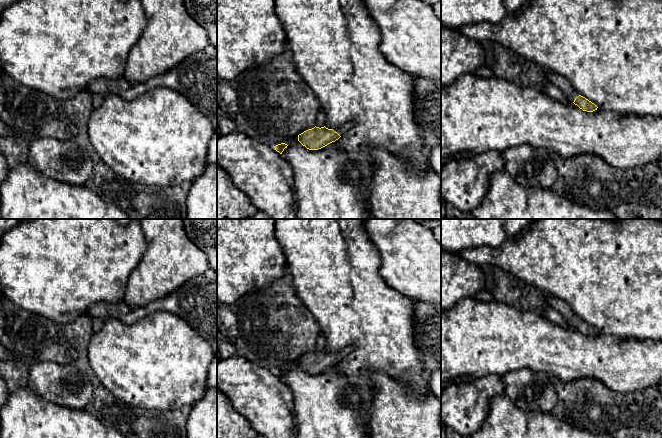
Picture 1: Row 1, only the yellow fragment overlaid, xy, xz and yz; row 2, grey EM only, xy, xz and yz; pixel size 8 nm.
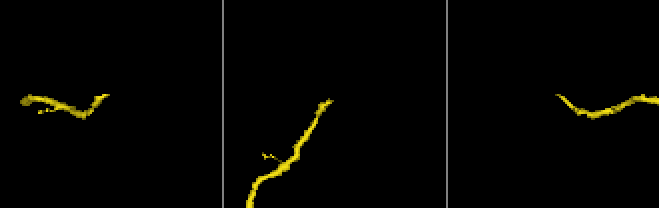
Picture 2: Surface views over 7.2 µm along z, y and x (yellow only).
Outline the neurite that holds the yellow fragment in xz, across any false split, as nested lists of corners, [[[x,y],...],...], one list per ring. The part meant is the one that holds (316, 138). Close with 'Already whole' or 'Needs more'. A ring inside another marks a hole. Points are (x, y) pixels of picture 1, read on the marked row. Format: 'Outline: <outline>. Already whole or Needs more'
Outline: [[[351,123],[336,128],[314,127],[298,135],[298,141],[309,150],[318,150],[338,140],[351,128]]]. Needs more

